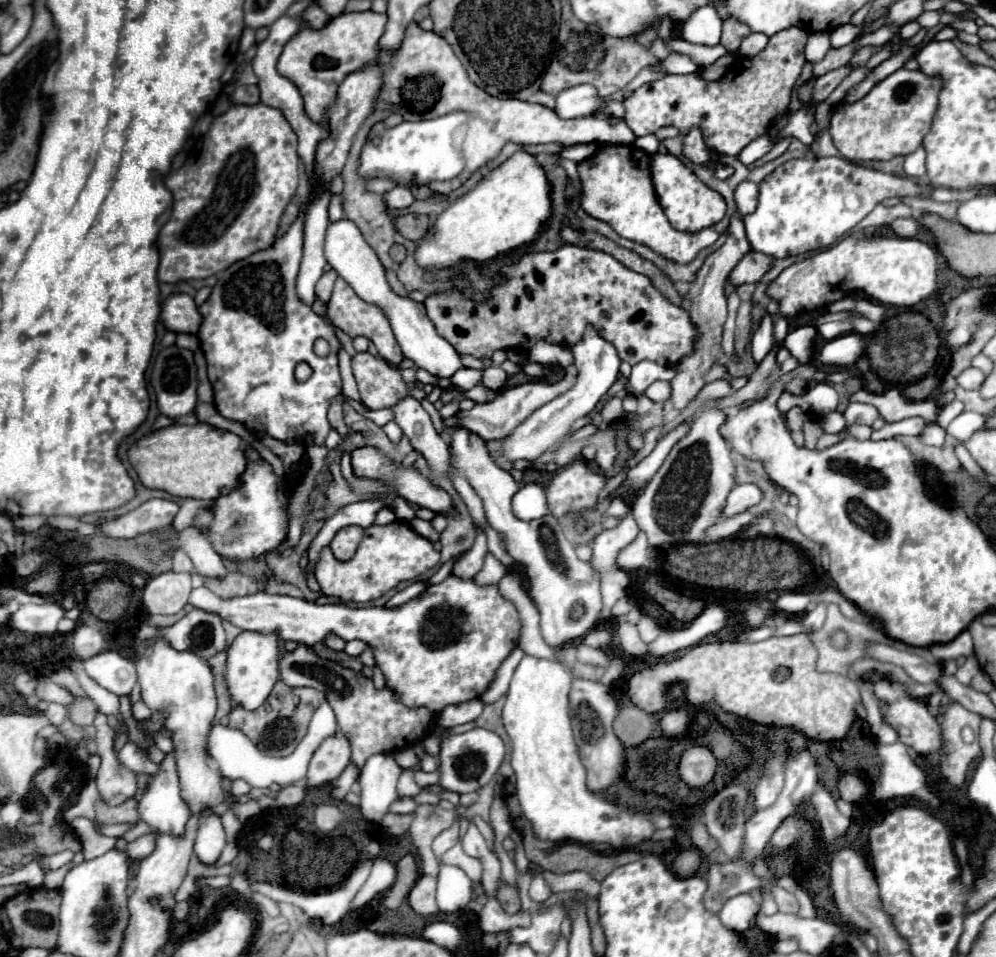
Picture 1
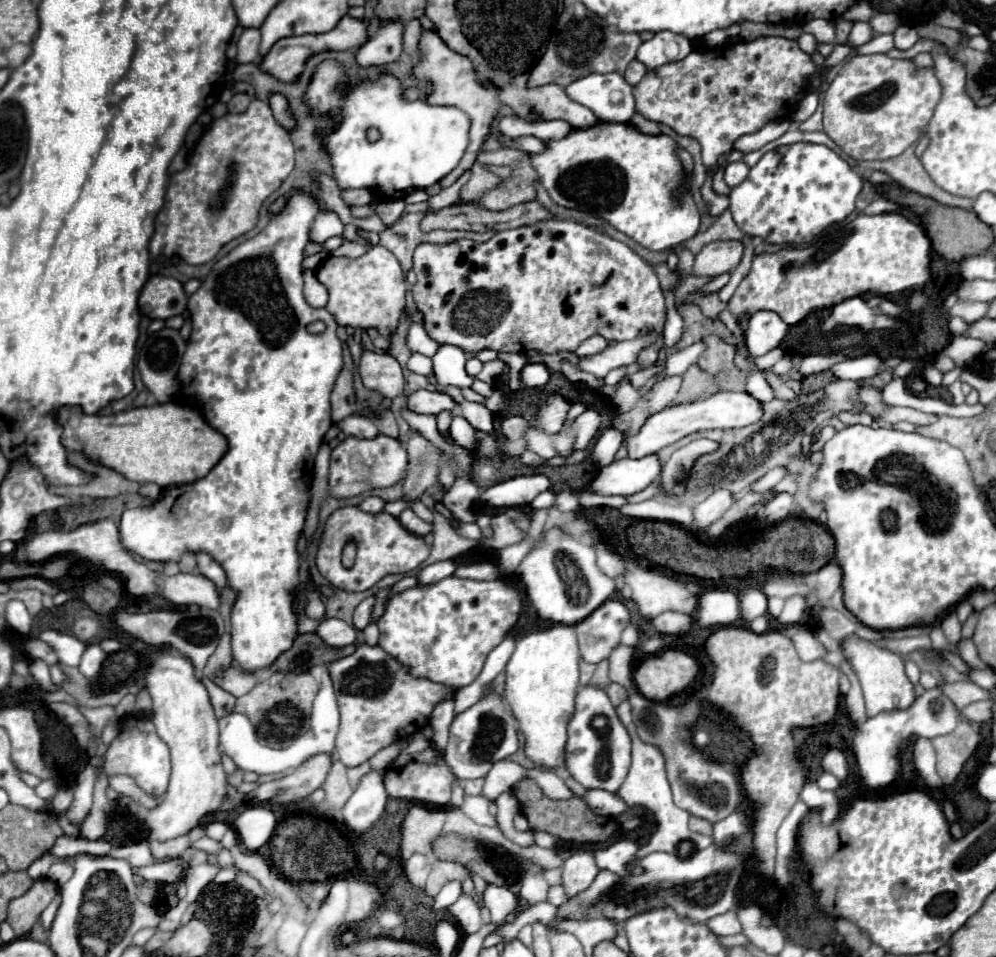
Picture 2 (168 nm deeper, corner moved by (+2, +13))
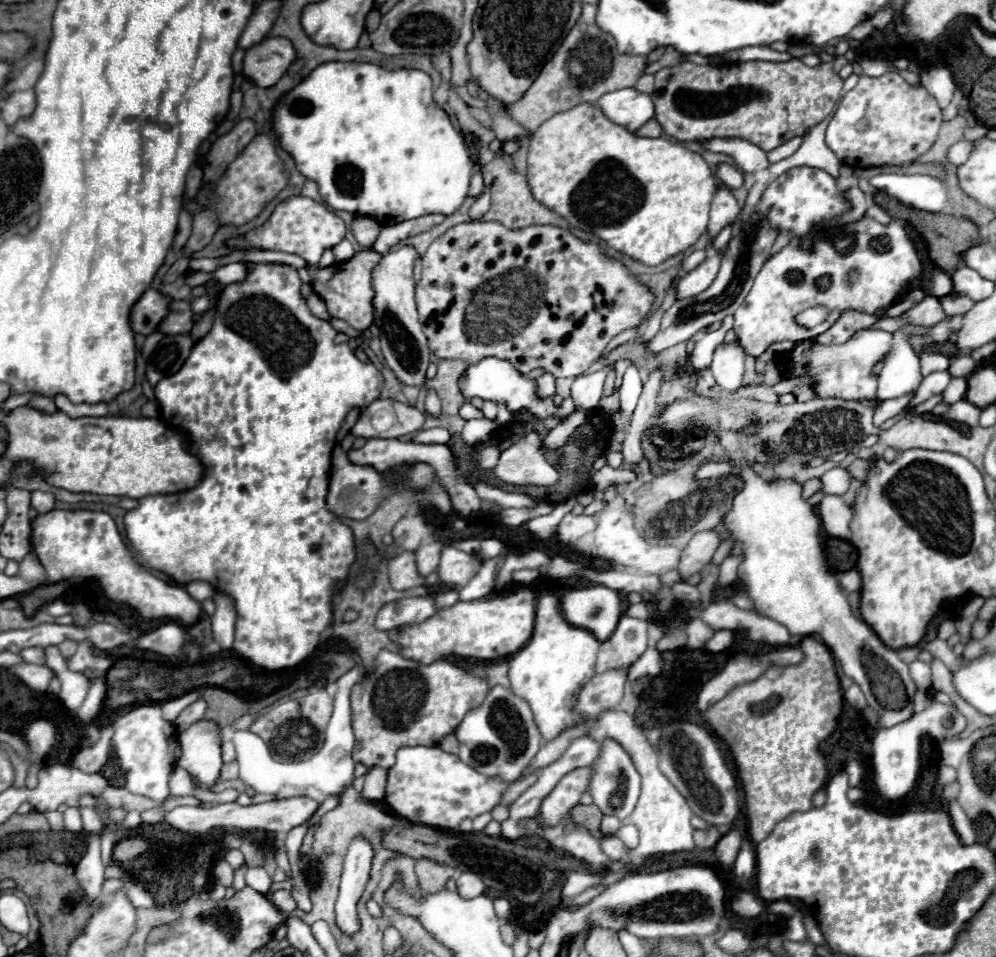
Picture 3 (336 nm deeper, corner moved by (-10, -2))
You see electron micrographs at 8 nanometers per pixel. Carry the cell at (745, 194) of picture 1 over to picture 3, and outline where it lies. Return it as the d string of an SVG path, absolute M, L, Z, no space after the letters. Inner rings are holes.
M720 162L718 168L716 168L716 176L720 178L720 182L724 186L730 186L730 188L740 188L742 186L742 172L736 170L732 164Z

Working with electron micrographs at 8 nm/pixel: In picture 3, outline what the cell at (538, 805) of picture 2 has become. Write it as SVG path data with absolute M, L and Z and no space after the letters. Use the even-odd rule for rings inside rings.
M576 806L572 812L570 812L570 820L586 826L596 838L600 838L600 820L602 820L602 812L596 808L596 806Z

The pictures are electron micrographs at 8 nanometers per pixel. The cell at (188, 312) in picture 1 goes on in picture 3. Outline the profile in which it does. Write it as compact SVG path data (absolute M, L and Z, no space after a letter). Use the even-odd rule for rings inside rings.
M148 288L138 302L130 308L130 326L136 334L152 334L160 320L168 314L168 304L170 298L160 294L154 288Z

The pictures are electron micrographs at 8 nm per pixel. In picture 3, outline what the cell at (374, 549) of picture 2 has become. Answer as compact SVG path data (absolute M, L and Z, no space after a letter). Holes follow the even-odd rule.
M404 552L388 560L390 584L394 590L408 590L414 586L422 586L424 578L416 570L416 560L412 552Z

